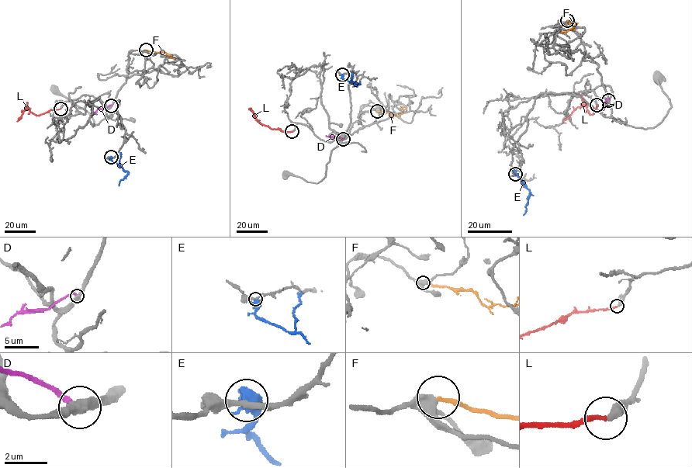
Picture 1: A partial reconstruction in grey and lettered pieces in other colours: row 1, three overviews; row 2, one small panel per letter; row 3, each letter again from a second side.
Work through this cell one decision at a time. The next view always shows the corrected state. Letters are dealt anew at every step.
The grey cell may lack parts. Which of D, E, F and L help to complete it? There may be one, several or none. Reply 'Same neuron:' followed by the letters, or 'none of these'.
Same neuron: L

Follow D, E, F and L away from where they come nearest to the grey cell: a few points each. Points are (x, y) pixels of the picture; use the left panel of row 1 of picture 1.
D: (112, 105), (94, 112)
E: (111, 157), (127, 171), (119, 185)
F: (146, 50), (167, 53), (171, 56), (169, 58)
L: (60, 109), (38, 116), (26, 109), (17, 121)

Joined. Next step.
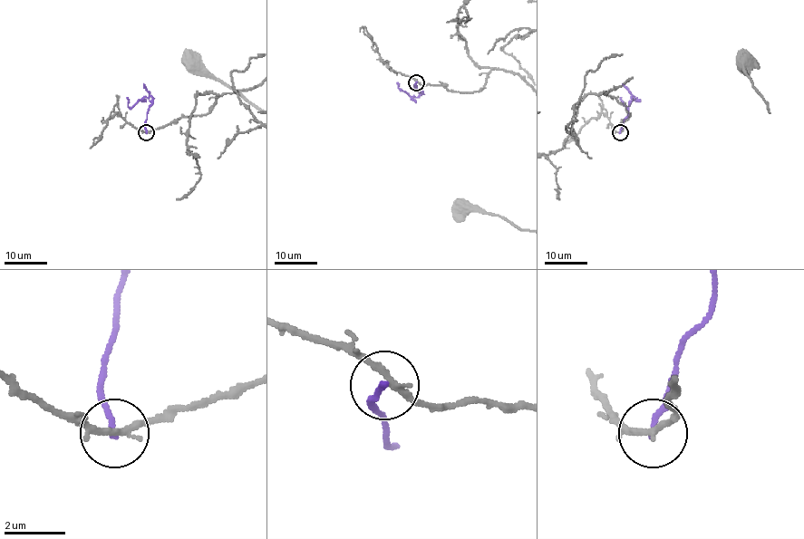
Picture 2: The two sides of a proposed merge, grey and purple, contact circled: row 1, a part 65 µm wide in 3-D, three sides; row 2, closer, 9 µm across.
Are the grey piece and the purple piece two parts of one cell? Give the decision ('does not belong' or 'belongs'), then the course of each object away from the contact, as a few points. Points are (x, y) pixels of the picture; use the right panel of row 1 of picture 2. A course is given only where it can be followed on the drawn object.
does not belong; purple runs (620, 132), (628, 113), (628, 104), (632, 97), (634, 97), (627, 108), (621, 97)

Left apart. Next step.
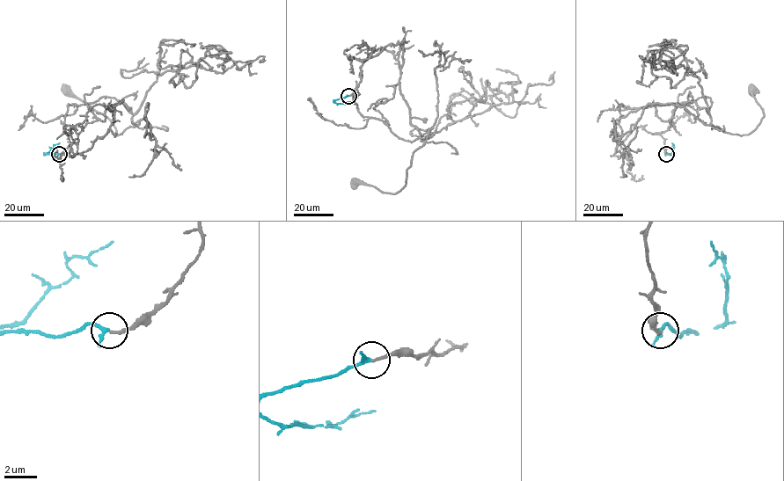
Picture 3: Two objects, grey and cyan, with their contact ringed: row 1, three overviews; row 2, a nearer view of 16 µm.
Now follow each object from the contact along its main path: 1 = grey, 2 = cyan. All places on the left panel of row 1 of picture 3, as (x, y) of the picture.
1: (59, 154), (69, 143), (69, 105), (113, 98), (135, 126), (117, 135), (66, 89)
2: (59, 154), (45, 154), (59, 142)

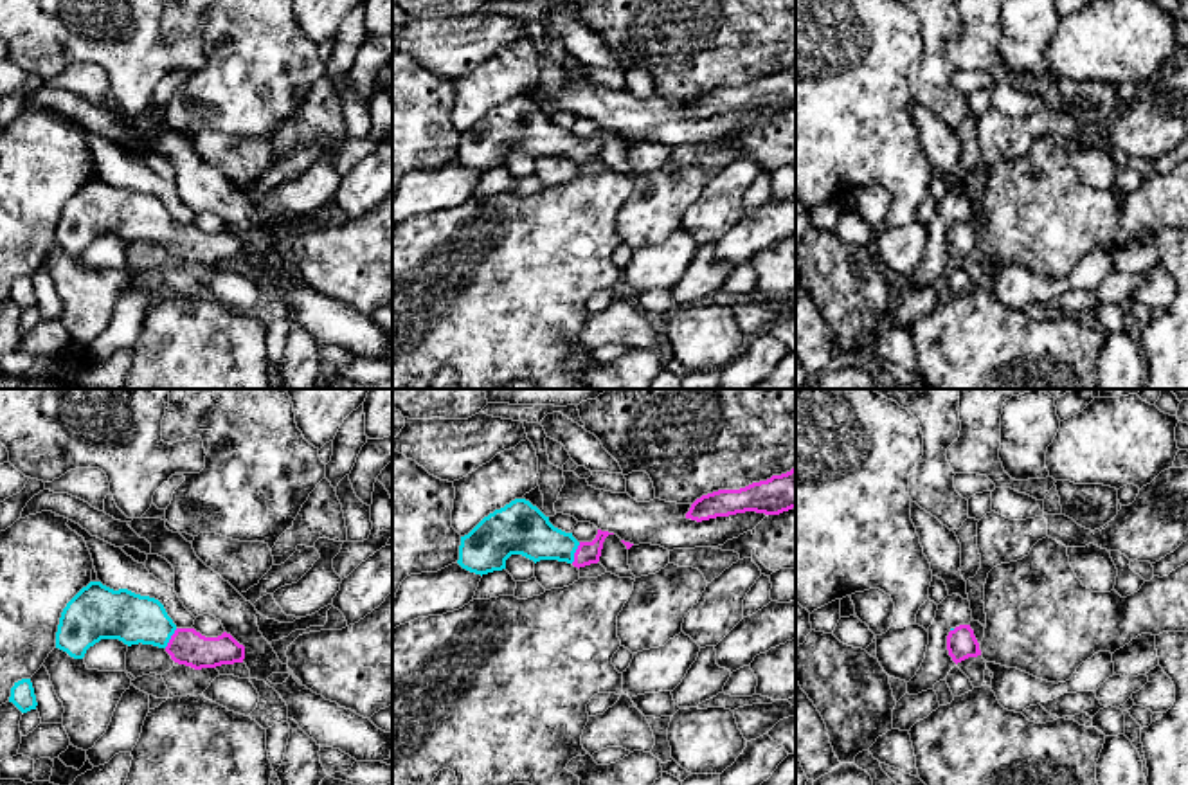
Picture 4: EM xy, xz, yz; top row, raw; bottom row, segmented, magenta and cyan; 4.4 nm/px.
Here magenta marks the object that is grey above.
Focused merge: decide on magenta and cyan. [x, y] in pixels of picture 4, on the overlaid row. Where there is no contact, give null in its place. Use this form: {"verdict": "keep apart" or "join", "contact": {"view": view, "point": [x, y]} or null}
{"verdict": "join", "contact": {"view": "xz", "point": [575, 553]}}

